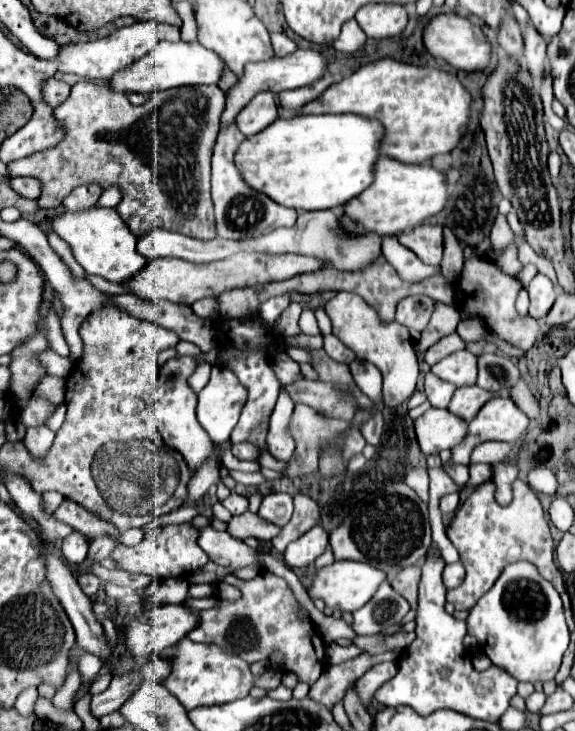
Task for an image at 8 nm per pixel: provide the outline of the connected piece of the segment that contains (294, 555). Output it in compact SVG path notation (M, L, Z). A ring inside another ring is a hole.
M316 524L314 528L310 528L302 538L298 538L296 542L292 542L286 552L284 552L284 560L290 568L308 568L314 564L314 560L324 554L328 546L328 532Z

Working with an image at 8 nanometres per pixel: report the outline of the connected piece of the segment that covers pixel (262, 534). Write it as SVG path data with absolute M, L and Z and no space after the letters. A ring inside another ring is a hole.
M244 512L228 522L228 532L238 540L244 540L248 536L254 536L256 540L272 540L274 536L280 534L280 528L272 522L266 522L258 514Z

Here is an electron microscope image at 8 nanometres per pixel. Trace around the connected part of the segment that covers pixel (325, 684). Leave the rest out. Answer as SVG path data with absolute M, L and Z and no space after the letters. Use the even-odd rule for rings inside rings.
M386 650L384 654L360 654L354 660L336 664L336 666L328 666L324 670L324 674L316 680L316 684L312 684L310 694L312 698L320 698L320 702L326 702L326 706L336 704L346 692L348 688L366 672L370 670L374 664L380 662L388 662L388 660L396 660L400 650Z

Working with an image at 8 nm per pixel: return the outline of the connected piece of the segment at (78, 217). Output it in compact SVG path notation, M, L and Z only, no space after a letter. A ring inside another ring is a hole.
M94 206L92 210L86 210L82 214L62 212L52 220L52 228L62 240L70 244L76 262L88 274L124 284L132 280L138 272L142 272L142 268L148 264L148 258L136 252L136 236L128 230L128 226L122 222L114 208Z

